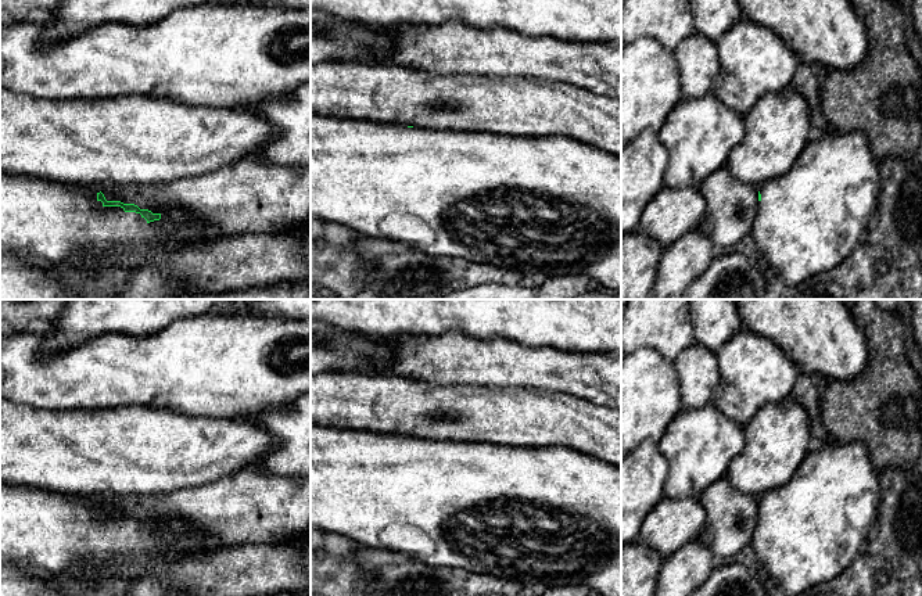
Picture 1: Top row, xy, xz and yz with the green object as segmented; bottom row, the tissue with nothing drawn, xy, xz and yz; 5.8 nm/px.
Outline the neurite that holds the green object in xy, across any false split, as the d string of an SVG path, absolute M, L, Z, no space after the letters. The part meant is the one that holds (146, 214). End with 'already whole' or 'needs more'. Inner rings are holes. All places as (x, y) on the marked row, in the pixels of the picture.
M0 173L0 254L31 254L58 265L73 254L90 249L175 252L218 237L208 236L204 223L183 209L153 213L134 204L107 201L101 190Z; needs more

